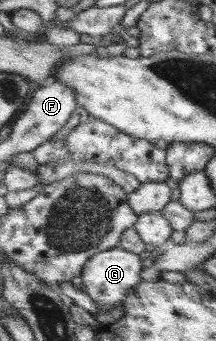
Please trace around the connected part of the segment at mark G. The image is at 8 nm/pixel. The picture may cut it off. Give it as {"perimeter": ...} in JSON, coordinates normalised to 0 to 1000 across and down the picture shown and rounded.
{"perimeter":[[[556,721],[486,733],[435,748],[398,771],[375,809],[389,836],[384,856],[454,891],[458,909],[509,915],[528,900],[565,900],[574,880],[657,830],[657,792],[667,792],[667,780],[657,780],[657,757],[639,742]]]}

